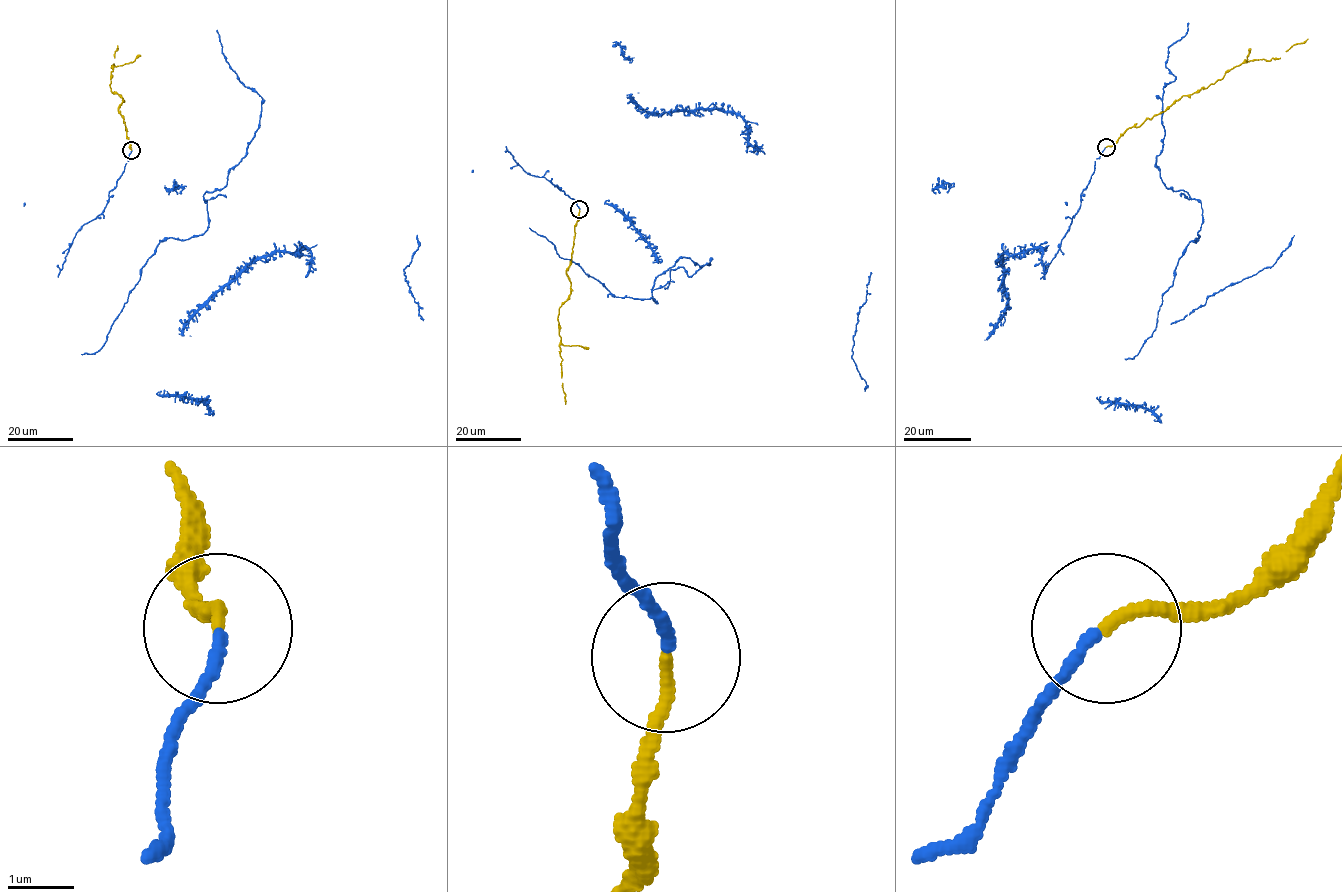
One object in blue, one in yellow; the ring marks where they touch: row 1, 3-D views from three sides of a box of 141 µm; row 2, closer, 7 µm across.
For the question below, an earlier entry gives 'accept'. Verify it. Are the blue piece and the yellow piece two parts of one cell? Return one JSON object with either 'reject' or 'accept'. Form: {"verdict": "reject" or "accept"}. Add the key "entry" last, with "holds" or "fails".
{"verdict": "accept", "entry": "holds"}

